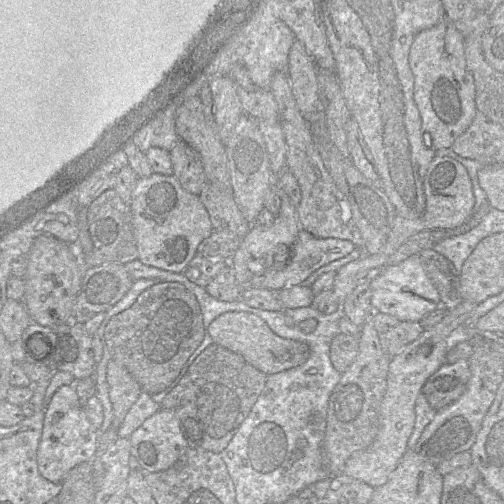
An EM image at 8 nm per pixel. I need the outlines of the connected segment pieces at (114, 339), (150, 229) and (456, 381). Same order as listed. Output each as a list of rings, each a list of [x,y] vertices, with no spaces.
[[[172,281],[157,282],[144,290],[129,308],[111,318],[104,336],[112,359],[130,372],[142,391],[150,395],[157,394],[175,380],[188,358],[203,341],[203,315],[196,296],[185,285]]]
[[[152,173],[146,178],[138,178],[129,208],[133,219],[138,259],[148,266],[173,273],[183,273],[197,254],[199,244],[211,234],[211,220],[207,209],[199,199],[199,195],[184,190],[174,175]]]
[[[469,361],[443,363],[424,383],[422,393],[430,406],[438,411],[456,401],[465,391],[470,378]]]

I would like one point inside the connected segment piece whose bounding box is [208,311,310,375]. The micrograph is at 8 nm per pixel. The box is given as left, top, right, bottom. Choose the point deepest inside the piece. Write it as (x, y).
(245, 333)

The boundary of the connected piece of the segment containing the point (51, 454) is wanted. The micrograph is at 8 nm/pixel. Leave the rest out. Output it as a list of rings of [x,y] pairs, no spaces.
[[[63,385],[48,401],[41,440],[37,450],[37,465],[40,474],[50,482],[61,483],[75,466],[92,461],[99,451],[99,433],[88,419],[84,406],[79,401],[73,385]]]

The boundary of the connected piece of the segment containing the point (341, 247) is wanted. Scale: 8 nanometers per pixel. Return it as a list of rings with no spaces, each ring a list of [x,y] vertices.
[[[300,229],[297,239],[291,248],[291,257],[283,268],[271,270],[265,274],[253,277],[250,286],[273,291],[302,284],[311,273],[320,267],[343,258],[351,253],[356,246],[349,240],[337,238],[317,238],[304,229]]]

